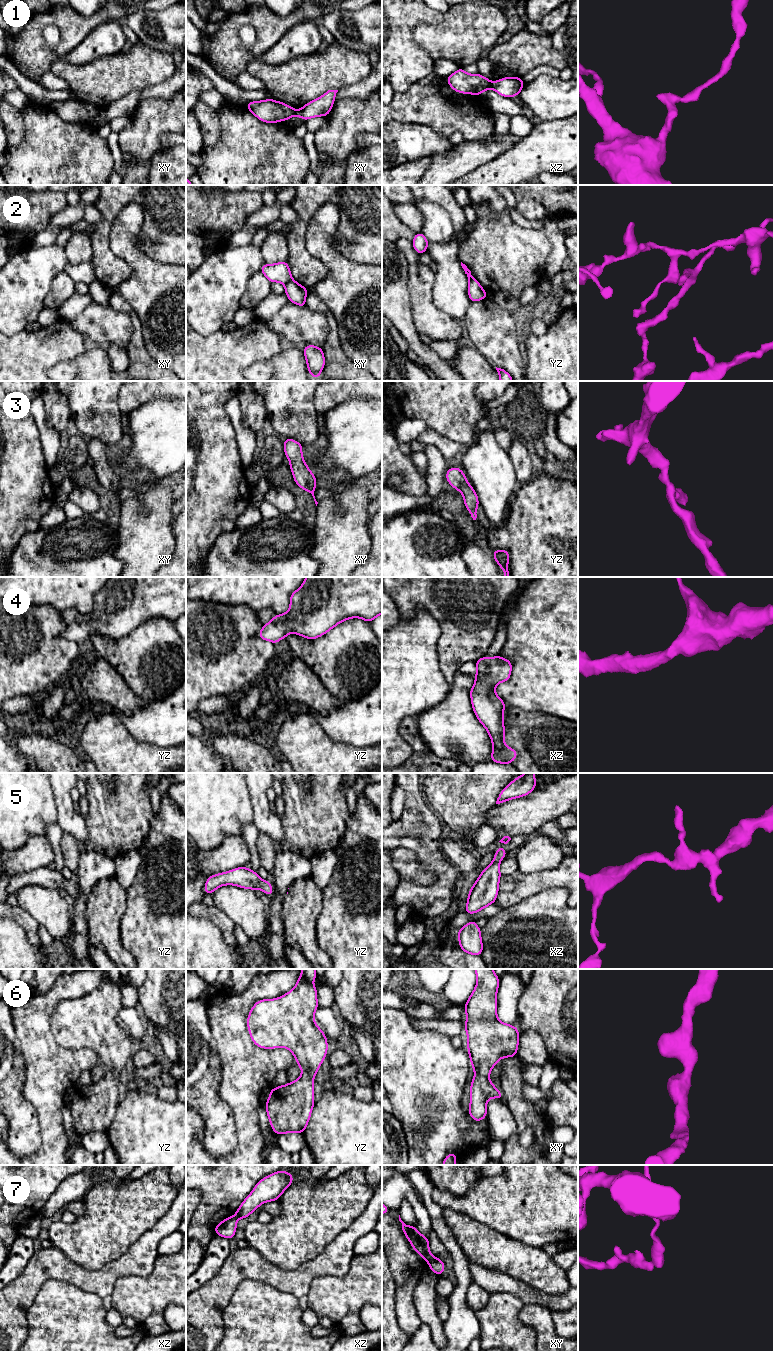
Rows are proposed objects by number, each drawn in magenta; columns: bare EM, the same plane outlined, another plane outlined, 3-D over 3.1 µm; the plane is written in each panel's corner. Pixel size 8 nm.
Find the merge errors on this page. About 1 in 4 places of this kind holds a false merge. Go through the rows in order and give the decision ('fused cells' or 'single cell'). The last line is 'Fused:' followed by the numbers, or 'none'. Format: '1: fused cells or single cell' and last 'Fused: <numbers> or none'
1: fused cells
2: fused cells
3: single cell
4: single cell
5: single cell
6: single cell
7: fused cells
Fused: 1, 2, 7

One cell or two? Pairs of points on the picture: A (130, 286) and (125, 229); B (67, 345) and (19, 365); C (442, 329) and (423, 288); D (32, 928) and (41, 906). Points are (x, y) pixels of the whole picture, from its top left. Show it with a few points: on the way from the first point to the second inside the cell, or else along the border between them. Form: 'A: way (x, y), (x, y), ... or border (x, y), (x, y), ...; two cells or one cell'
A: way (137, 272), (137, 259), (127, 243); one cell
B: way (55, 345), (46, 346), (31, 354); one cell
C: way (432, 319), (423, 309), (423, 298); one cell
D: border (17, 905), (39, 924); two cells

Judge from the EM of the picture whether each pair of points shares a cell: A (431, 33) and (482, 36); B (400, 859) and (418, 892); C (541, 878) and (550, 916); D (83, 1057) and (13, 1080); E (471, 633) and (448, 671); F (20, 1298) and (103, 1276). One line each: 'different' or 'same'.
A: same
B: different
C: different
D: different
E: same
F: same

